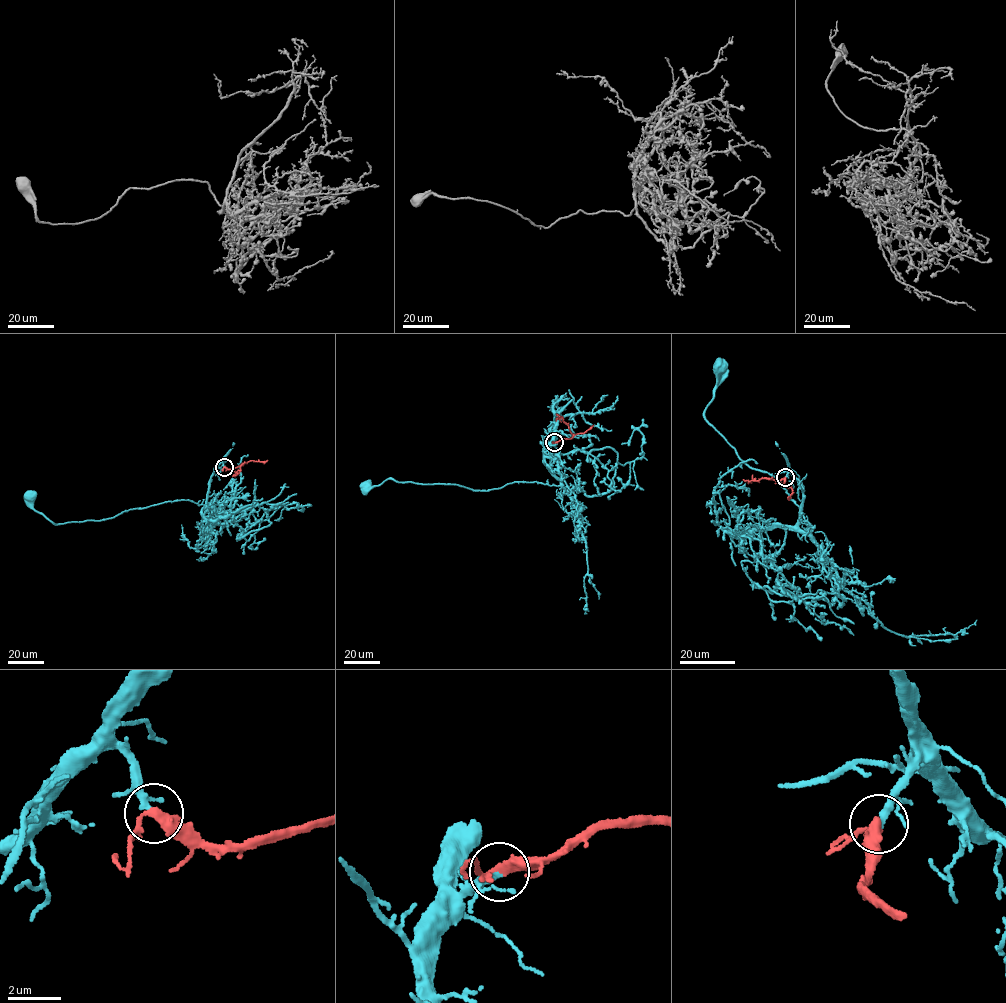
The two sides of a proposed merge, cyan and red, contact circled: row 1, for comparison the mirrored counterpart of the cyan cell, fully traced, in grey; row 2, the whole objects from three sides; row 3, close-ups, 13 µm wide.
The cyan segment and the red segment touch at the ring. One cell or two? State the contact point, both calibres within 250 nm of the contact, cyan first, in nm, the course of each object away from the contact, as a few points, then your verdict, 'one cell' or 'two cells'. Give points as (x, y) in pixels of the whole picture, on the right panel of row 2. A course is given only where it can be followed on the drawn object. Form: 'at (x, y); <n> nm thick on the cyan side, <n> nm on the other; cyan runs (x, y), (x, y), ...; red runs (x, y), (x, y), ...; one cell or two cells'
at (785, 477); 200 nm thick on the cyan side, 360 nm on the other; cyan runs (785, 477), (790, 471), (801, 486), (798, 527), (814, 538), (781, 482), (741, 459), (706, 419), (718, 367); red runs (785, 477), (783, 484), (789, 487), (764, 478), (743, 480); one cell

